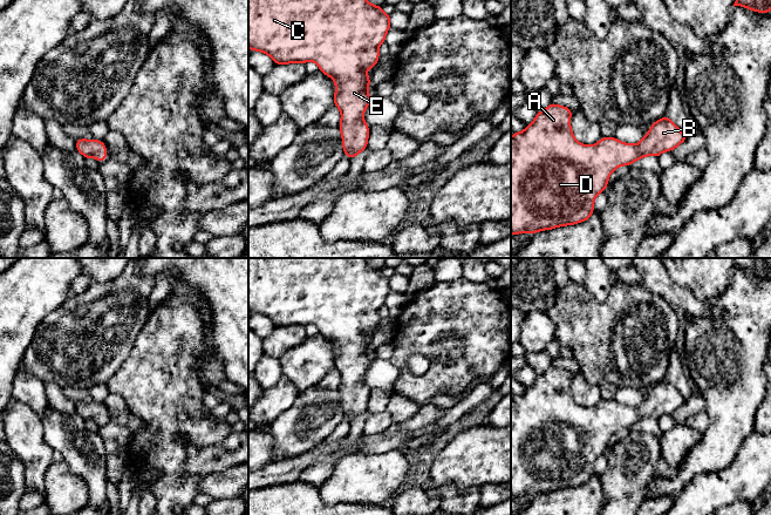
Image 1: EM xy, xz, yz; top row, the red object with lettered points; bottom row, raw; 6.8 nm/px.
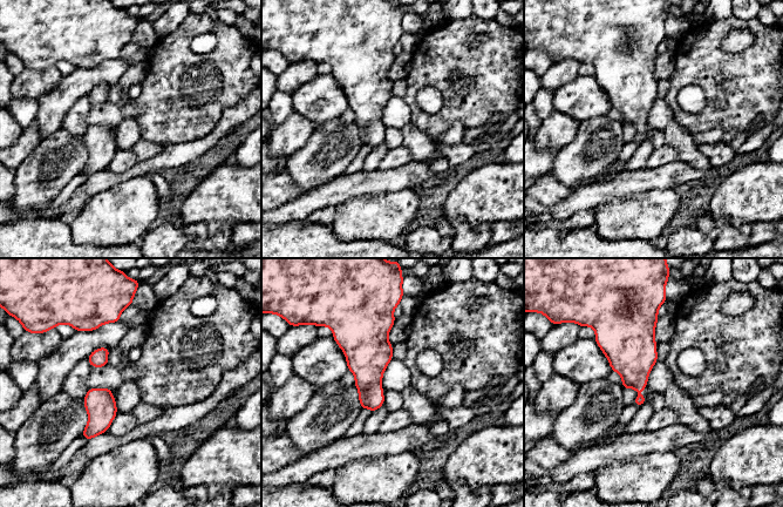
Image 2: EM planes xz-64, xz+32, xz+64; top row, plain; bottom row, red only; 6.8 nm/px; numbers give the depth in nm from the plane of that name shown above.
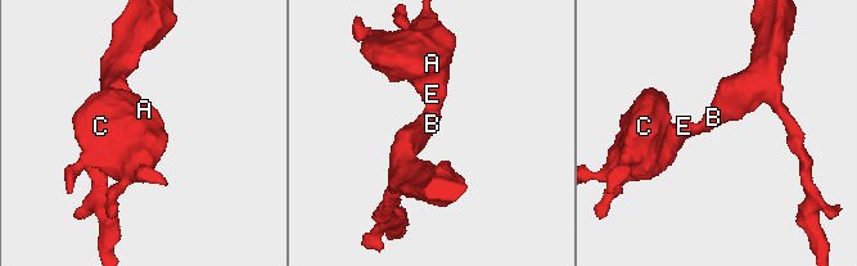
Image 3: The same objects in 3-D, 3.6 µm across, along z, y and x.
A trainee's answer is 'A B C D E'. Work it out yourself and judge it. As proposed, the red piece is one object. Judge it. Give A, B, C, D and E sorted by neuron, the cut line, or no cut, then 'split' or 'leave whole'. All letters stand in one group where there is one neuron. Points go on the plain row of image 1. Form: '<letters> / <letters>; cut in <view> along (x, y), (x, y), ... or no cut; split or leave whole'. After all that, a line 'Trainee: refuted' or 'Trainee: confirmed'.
A B C D E; no cut; leave whole
Trainee: confirmed

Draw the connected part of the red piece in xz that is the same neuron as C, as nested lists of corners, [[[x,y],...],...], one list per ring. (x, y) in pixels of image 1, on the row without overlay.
[[[248,258],[248,311],[251,313],[258,313],[266,316],[273,321],[275,327],[287,326],[307,326],[314,324],[320,334],[335,344],[335,358],[334,367],[341,374],[340,394],[342,399],[342,409],[344,418],[353,422],[356,418],[363,414],[368,408],[368,393],[369,388],[363,382],[363,377],[367,370],[370,367],[373,360],[368,357],[368,350],[370,347],[370,340],[366,337],[367,332],[376,328],[380,320],[378,310],[386,304],[386,298],[390,291],[390,278],[382,273],[382,269],[375,269],[366,263],[363,258]]]

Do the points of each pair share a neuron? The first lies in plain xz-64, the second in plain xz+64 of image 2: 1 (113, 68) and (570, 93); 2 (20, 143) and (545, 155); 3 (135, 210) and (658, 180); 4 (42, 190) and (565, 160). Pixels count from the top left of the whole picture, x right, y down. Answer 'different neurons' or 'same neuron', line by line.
1: same neuron
2: different neurons
3: different neurons
4: same neuron

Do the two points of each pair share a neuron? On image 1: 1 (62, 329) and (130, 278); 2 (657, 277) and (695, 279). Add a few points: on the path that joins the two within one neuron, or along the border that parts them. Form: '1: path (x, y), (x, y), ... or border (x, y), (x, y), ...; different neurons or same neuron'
1: path (79, 329), (114, 295); same neuron
2: border (667, 270), (676, 283), (687, 286), (694, 295); different neurons

